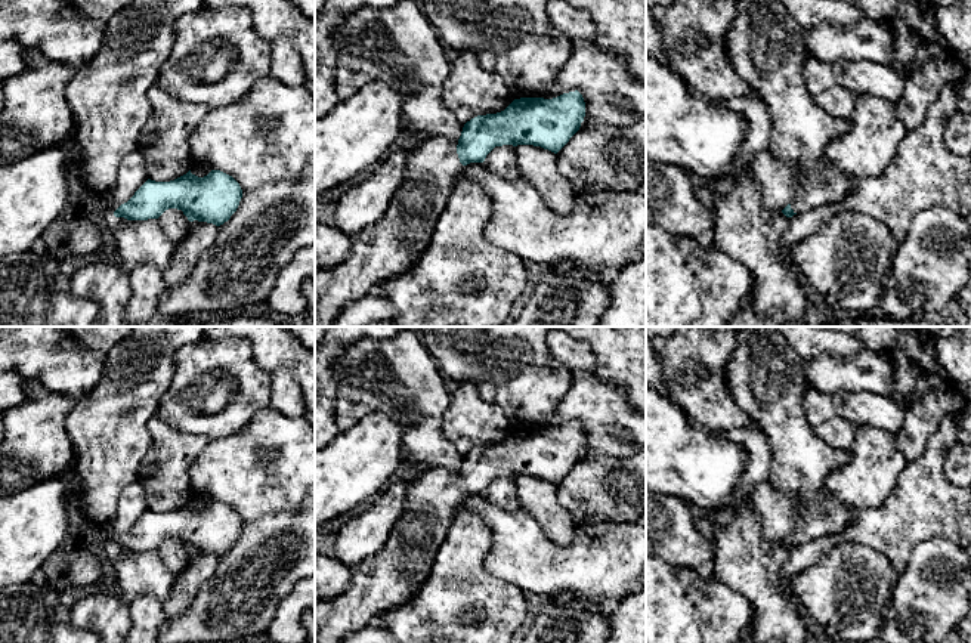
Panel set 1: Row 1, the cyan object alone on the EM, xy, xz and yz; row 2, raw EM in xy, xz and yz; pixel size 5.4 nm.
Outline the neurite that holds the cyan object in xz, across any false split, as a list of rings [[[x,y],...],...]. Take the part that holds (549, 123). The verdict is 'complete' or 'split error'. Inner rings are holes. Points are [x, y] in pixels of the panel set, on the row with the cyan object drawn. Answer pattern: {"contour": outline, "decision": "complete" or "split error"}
{"contour": [[[575,90],[553,99],[514,99],[501,112],[477,115],[464,124],[457,145],[443,136],[421,136],[418,145],[408,151],[402,182],[381,219],[352,238],[352,251],[343,263],[315,269],[315,327],[333,327],[350,302],[372,294],[378,284],[412,268],[429,245],[467,164],[483,163],[495,146],[502,145],[534,145],[557,154],[579,130],[584,117],[585,102]]], "decision": "split error"}

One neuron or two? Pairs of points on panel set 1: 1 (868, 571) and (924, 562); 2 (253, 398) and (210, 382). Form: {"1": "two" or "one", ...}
{"1": "two", "2": "one"}

